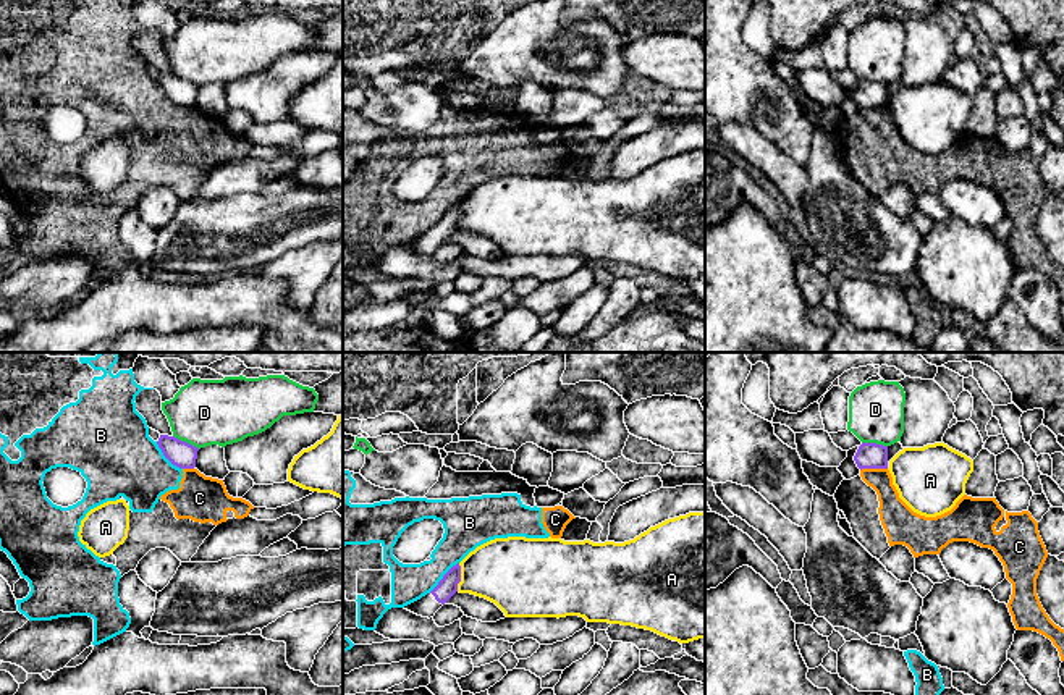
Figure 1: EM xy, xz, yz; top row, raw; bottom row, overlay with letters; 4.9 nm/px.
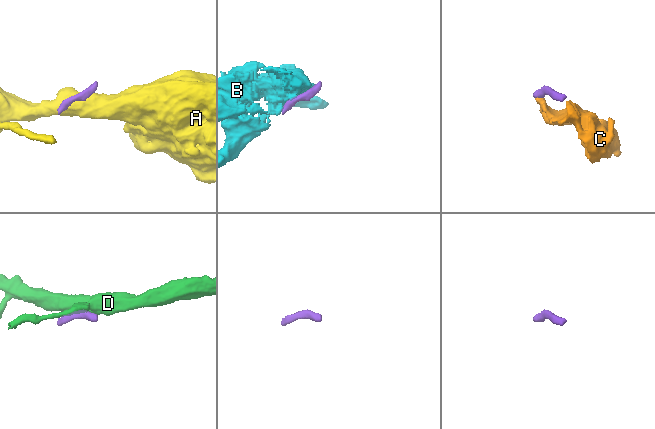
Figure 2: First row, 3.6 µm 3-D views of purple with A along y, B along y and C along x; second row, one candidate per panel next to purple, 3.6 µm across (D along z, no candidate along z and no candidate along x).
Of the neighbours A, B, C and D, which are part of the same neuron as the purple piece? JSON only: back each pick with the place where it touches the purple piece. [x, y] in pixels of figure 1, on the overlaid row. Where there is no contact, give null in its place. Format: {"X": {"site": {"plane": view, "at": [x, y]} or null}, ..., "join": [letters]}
{"join": []}

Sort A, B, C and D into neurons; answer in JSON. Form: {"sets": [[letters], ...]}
{"sets": [["A"], ["B", "C"], ["D"]]}

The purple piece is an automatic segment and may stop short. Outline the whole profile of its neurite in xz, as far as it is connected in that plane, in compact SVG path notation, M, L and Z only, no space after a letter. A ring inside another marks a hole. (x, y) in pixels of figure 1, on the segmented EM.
M458 562L443 575L443 579L430 593L404 606L404 609L430 619L458 592L459 582L461 582L461 566Z

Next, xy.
M160 435L157 441L163 456L179 469L194 469L199 448L175 436Z

